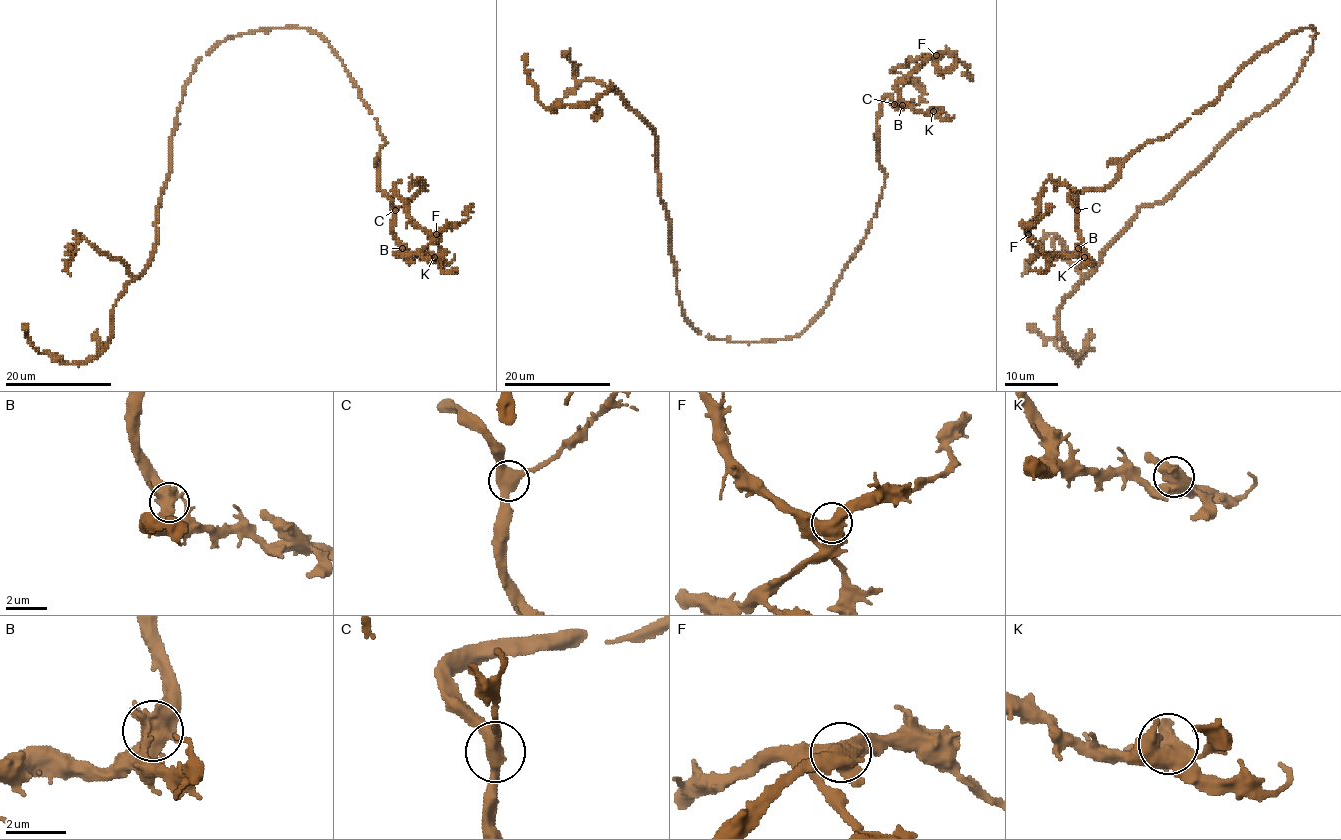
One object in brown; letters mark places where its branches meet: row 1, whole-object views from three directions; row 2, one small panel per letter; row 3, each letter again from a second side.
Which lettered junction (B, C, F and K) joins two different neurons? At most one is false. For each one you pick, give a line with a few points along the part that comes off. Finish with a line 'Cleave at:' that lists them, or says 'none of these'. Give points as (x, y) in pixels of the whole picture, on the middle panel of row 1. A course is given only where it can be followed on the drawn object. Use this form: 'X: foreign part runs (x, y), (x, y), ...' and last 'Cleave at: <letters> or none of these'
F: foreign part runs (936, 55), (923, 55), (908, 64), (899, 65), (895, 69), (901, 73)
Cleave at: F

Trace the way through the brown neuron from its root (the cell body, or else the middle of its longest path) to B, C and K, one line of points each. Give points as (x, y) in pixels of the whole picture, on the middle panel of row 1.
B: (736, 341), (792, 339), (824, 308), (865, 237), (883, 193), (880, 104), (887, 96), (895, 107), (901, 105)
C: (736, 341), (792, 339), (824, 308), (876, 213), (884, 188), (877, 113), (887, 96), (895, 104)
K: (736, 341), (792, 339), (827, 304), (883, 193), (881, 101), (887, 96), (895, 107), (933, 111)

